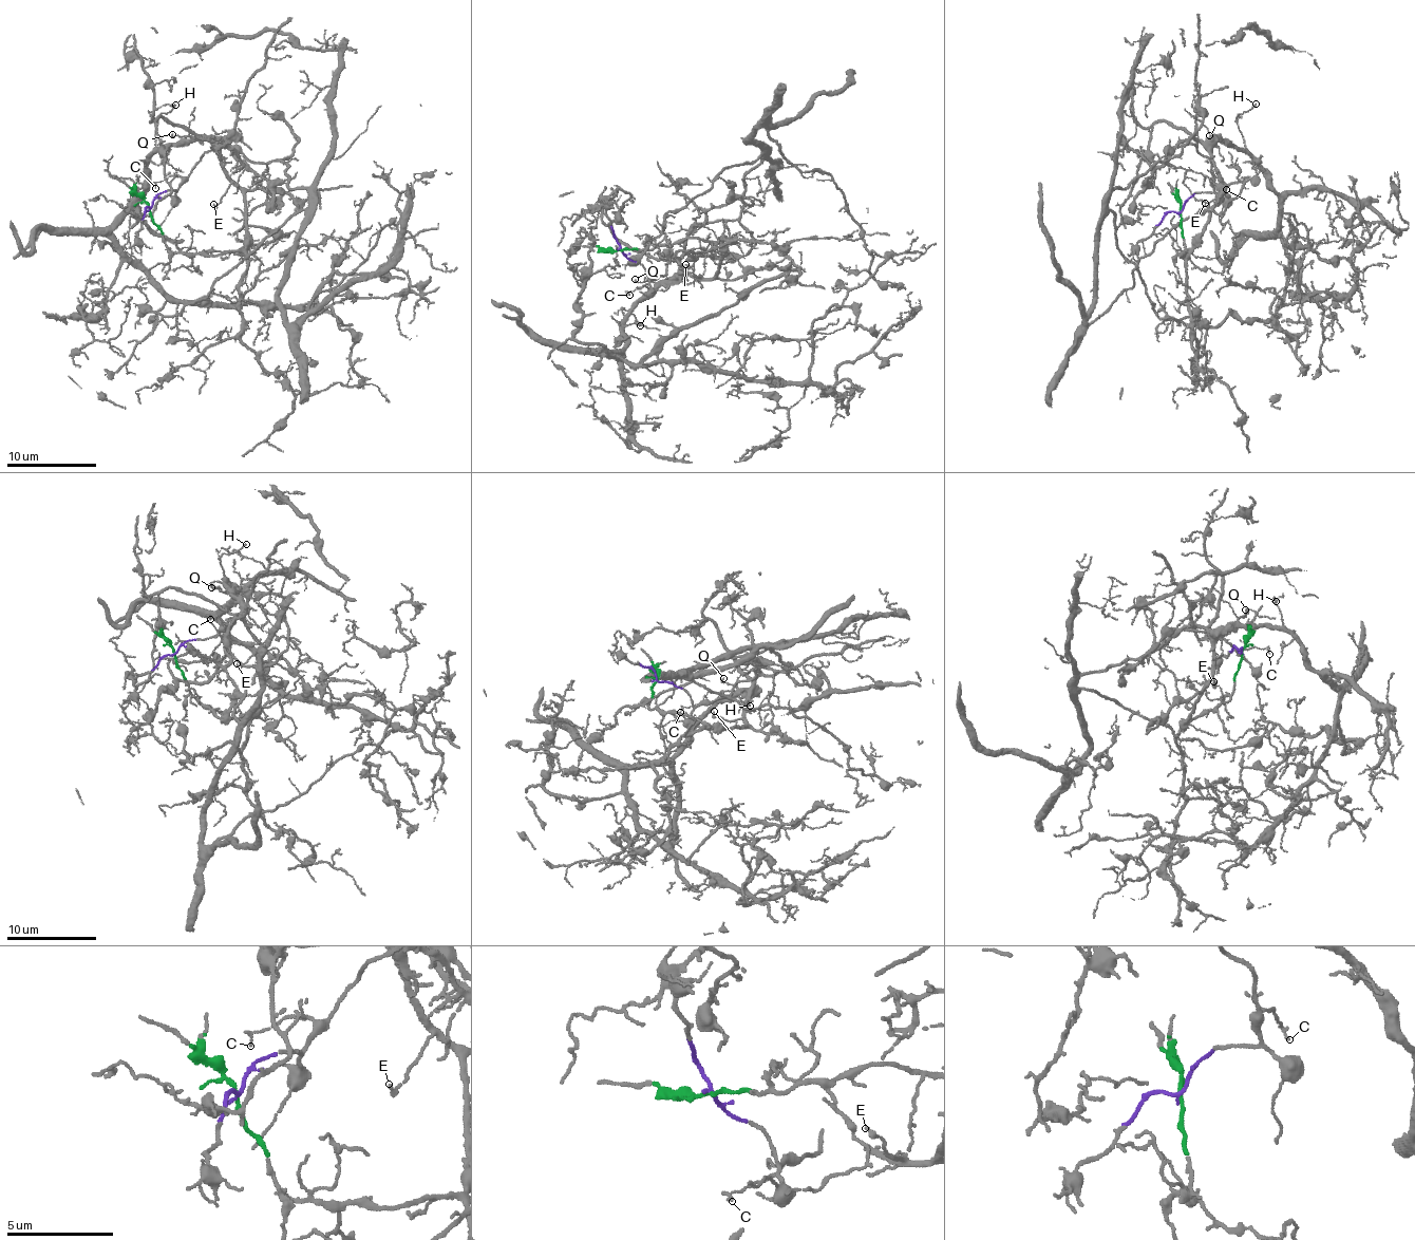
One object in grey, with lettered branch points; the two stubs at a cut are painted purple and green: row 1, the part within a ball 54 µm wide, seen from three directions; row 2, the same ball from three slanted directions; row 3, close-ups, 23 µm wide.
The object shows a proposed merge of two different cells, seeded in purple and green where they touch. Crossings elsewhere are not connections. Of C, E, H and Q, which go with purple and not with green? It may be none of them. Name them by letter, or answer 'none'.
C

